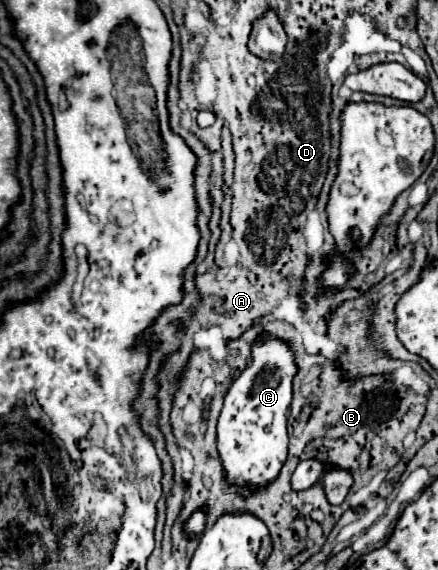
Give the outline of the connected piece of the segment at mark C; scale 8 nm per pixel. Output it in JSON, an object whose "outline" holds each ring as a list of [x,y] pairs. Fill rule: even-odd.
{"outline":[[[262,330],[252,344],[250,364],[232,382],[224,398],[224,408],[216,426],[216,448],[224,468],[224,482],[236,486],[242,498],[270,486],[288,458],[288,410],[296,374],[298,366],[292,344],[282,338],[272,338]]]}

